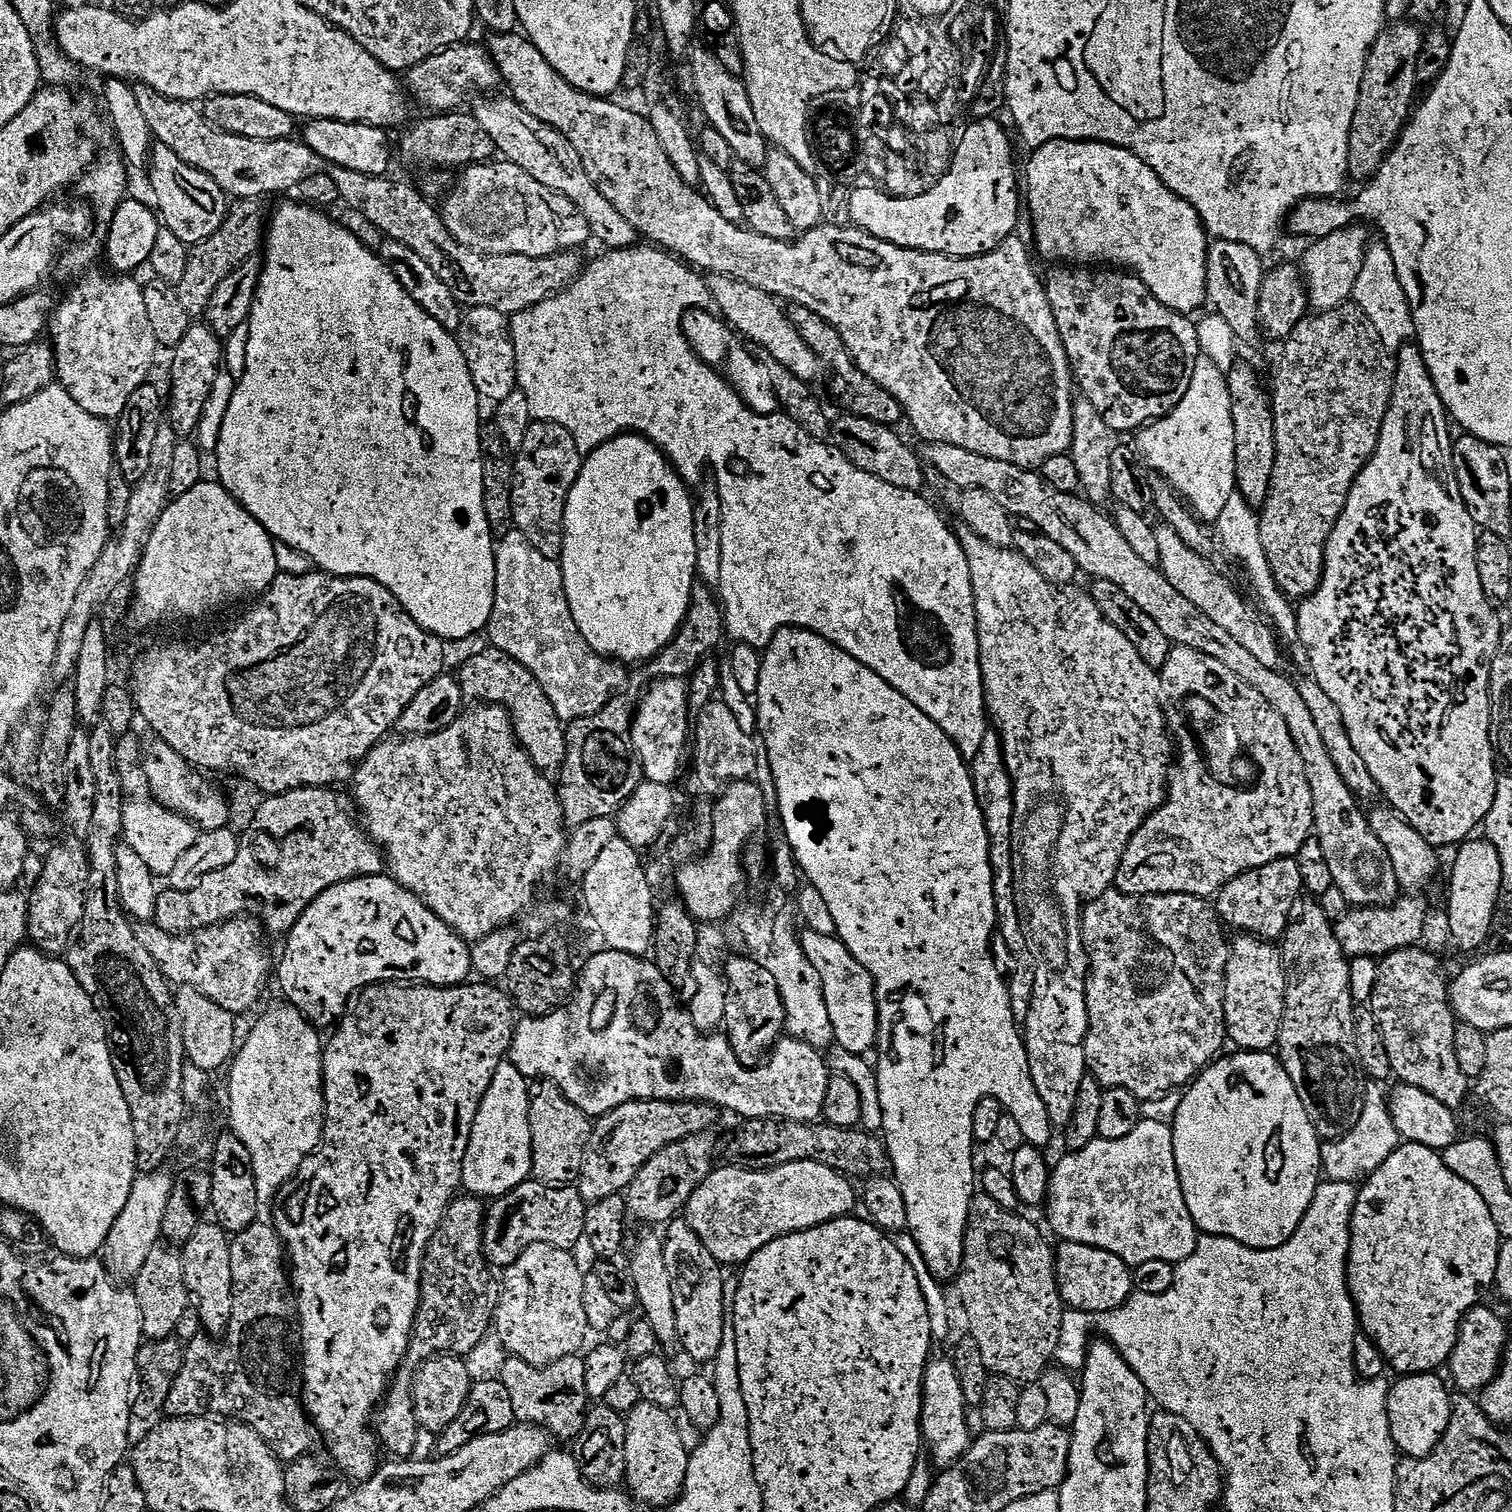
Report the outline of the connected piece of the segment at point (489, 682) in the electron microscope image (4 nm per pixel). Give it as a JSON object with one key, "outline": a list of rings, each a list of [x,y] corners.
{"outline":[[[491,646],[485,652],[472,656],[458,671],[460,691],[472,702],[499,704],[507,708],[512,716],[512,725],[516,728],[516,740],[525,754],[532,759],[537,770],[549,777],[559,777],[566,758],[565,725],[558,718],[554,706],[550,706],[550,698],[542,690],[540,683],[514,658]]]}

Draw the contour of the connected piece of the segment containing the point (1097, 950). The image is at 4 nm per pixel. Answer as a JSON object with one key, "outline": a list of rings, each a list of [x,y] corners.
{"outline":[[[1109,890],[1097,900],[1091,901],[1082,913],[1080,935],[1084,938],[1084,949],[1088,952],[1090,975],[1084,986],[1085,1017],[1088,1025],[1084,1040],[1084,1058],[1088,1072],[1102,1084],[1103,1089],[1130,1090],[1141,1102],[1153,1100],[1170,1091],[1187,1087],[1204,1069],[1221,1055],[1220,1047],[1226,1044],[1224,1022],[1224,972],[1230,953],[1230,940],[1224,937],[1226,928],[1214,918],[1214,908],[1207,899],[1186,894],[1162,894],[1161,896],[1129,896],[1124,890]]]}

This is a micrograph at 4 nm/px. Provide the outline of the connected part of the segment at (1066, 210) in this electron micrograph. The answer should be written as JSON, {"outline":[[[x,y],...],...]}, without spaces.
{"outline":[[[1051,140],[1044,143],[1042,147],[1035,149],[1032,158],[1026,168],[1026,194],[1024,190],[1024,200],[1026,208],[1030,210],[1032,221],[1030,226],[1033,230],[1034,246],[1036,244],[1039,254],[1060,264],[1090,268],[1094,264],[1108,264],[1118,267],[1118,270],[1134,273],[1141,279],[1144,285],[1149,288],[1157,300],[1166,305],[1171,311],[1195,314],[1200,307],[1205,307],[1208,298],[1208,250],[1210,242],[1204,230],[1200,215],[1192,206],[1180,196],[1174,194],[1160,178],[1158,174],[1151,170],[1137,155],[1116,144],[1102,143],[1091,140]]]}

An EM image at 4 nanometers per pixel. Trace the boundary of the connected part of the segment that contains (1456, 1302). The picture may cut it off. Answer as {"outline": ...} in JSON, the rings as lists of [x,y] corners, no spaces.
{"outline":[[[1401,1143],[1396,1152],[1390,1154],[1390,1158],[1382,1162],[1382,1166],[1378,1166],[1376,1173],[1359,1185],[1352,1215],[1352,1241],[1348,1255],[1348,1289],[1352,1300],[1356,1303],[1356,1315],[1363,1335],[1365,1332],[1376,1343],[1377,1350],[1392,1363],[1396,1374],[1435,1373],[1443,1364],[1445,1367],[1451,1361],[1452,1351],[1456,1348],[1460,1337],[1460,1325],[1464,1323],[1464,1317],[1468,1315],[1471,1308],[1481,1303],[1480,1295],[1496,1283],[1501,1243],[1500,1231],[1490,1214],[1490,1206],[1482,1202],[1482,1194],[1478,1194],[1478,1190],[1474,1190],[1470,1182],[1462,1182],[1462,1178],[1458,1178],[1458,1174],[1450,1170],[1439,1151],[1422,1145]]]}

